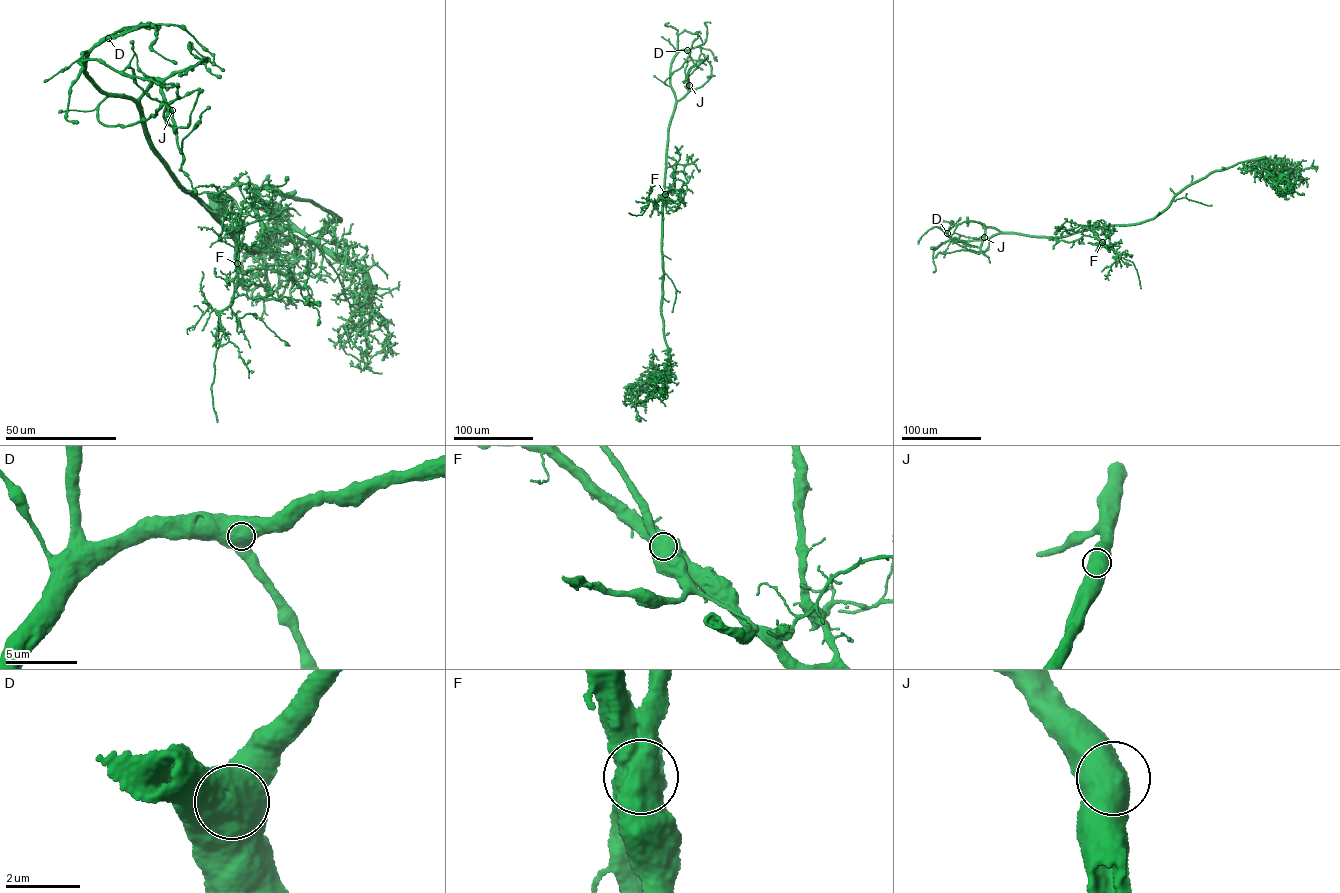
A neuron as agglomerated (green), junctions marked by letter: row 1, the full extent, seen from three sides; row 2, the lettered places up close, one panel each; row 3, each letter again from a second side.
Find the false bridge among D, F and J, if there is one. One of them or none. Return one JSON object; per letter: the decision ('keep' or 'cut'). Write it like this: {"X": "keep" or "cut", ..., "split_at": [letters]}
{"D": "keep", "F": "cut", "J": "keep", "split_at": ["F"]}

